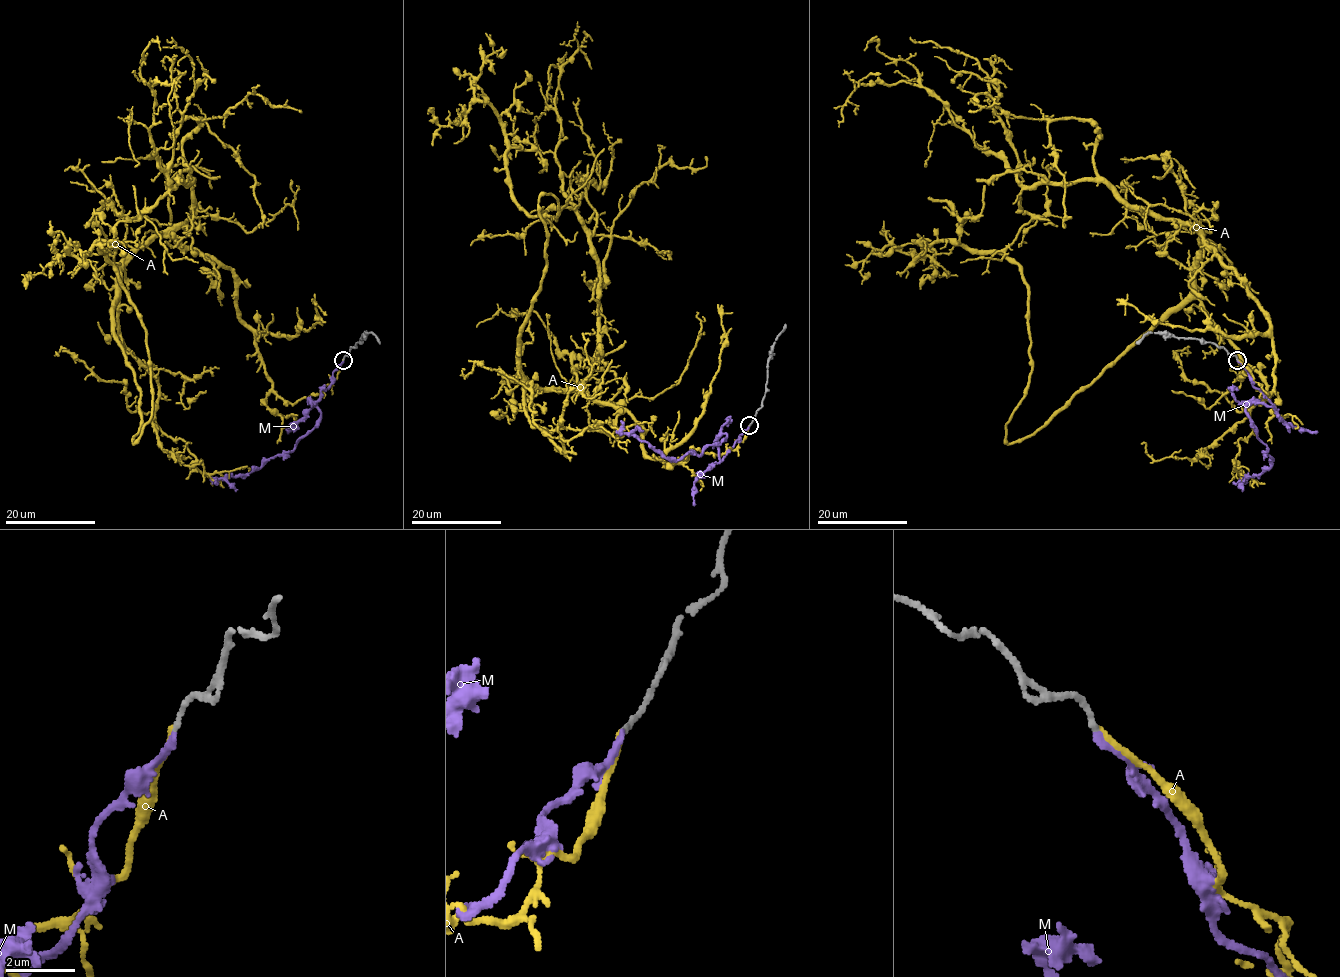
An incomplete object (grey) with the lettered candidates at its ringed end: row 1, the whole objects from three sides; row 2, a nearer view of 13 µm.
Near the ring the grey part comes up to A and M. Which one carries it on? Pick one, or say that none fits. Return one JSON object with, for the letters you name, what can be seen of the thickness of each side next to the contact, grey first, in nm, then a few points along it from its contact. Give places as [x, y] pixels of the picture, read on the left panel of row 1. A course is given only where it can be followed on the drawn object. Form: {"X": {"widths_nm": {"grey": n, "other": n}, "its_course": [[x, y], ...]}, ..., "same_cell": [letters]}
{"M": {"widths_nm": {"grey": 140, "other": 170}, "its_course": [[343, 360], [332, 384], [315, 405], [311, 403], [321, 413], [320, 421], [293, 450], [215, 483]]}, "same_cell": ["M"]}

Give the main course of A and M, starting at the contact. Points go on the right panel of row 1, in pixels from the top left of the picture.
A: (1237, 359), (1262, 403), (1270, 322), (1204, 235), (1192, 291), (1010, 443), (1019, 267), (891, 245), (862, 283)
M: (1237, 360), (1273, 405), (1246, 407), (1271, 465), (1232, 483)

